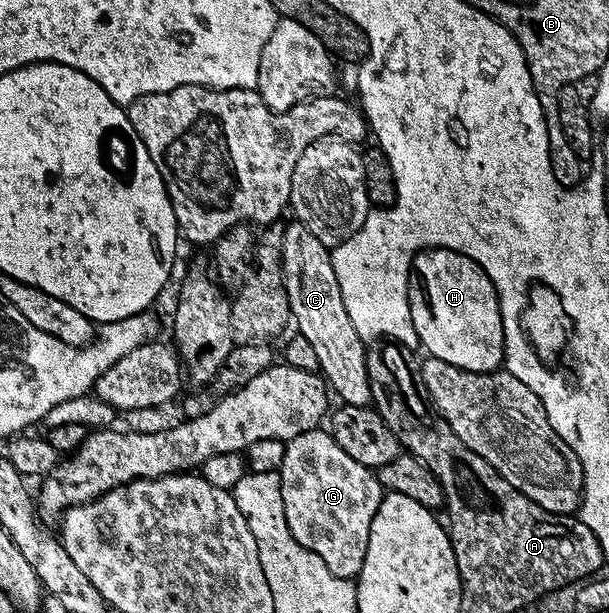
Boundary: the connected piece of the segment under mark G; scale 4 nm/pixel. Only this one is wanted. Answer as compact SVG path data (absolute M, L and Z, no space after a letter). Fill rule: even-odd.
M316 428L284 445L283 465L277 473L281 480L286 520L293 536L307 550L321 556L329 572L339 578L354 579L361 572L361 564L365 564L365 550L369 548L369 530L385 493L376 471L372 467L357 464L357 460L353 460L353 456L349 456L349 452L345 452L345 448L337 444L330 432Z

